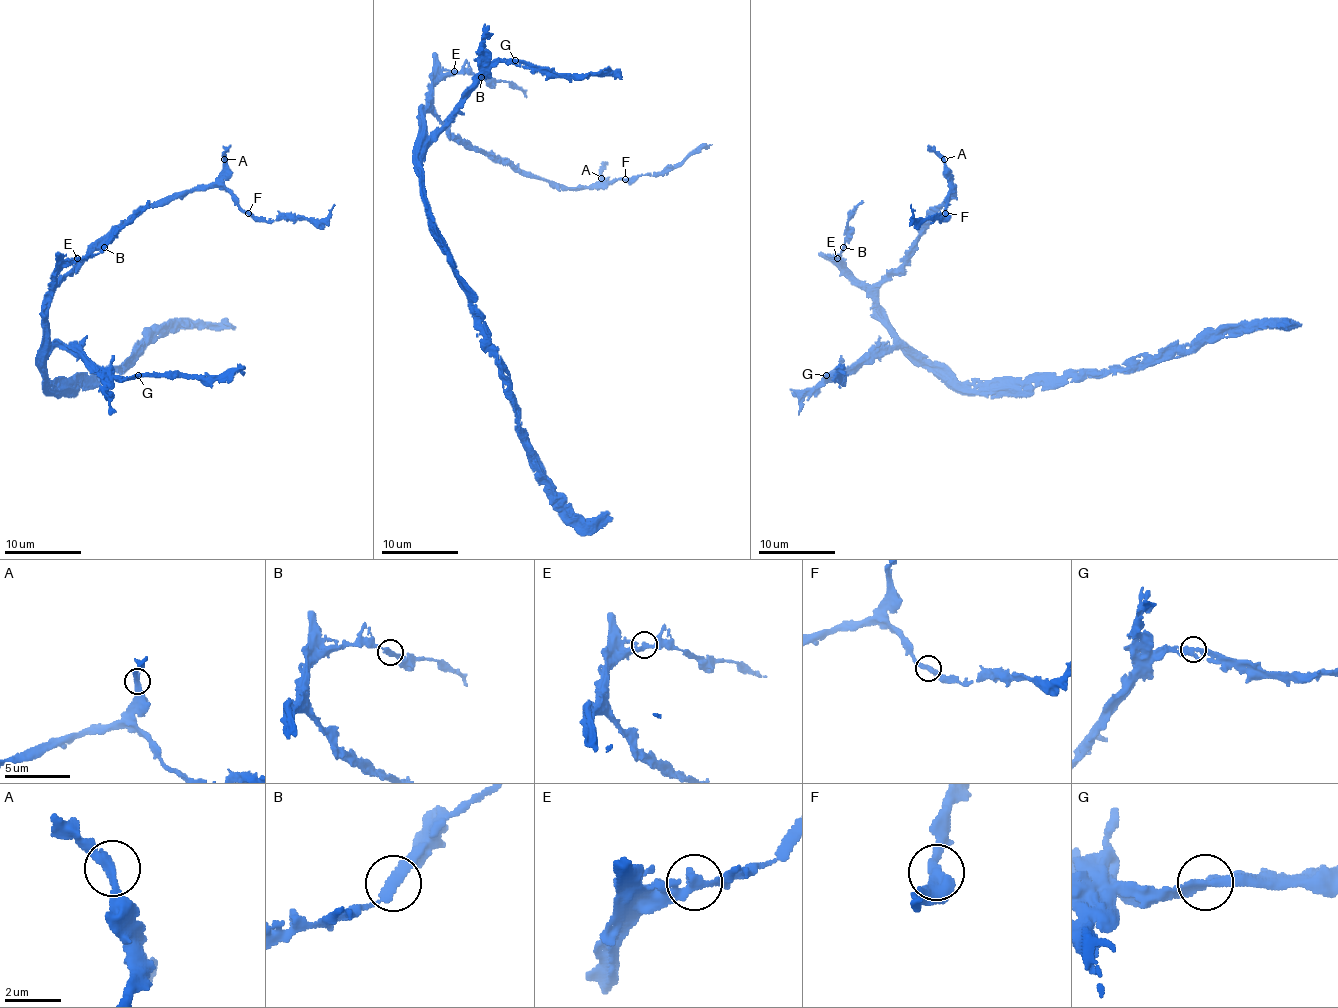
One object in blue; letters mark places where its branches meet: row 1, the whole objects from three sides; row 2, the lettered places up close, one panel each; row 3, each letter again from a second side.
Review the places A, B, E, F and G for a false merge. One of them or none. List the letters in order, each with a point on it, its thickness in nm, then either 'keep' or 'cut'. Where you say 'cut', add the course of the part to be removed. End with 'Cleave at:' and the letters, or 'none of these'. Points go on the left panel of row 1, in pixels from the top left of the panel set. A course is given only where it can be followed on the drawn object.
A: place (224, 159); calibre 340 nm; keep
B: place (104, 247); calibre 300 nm; keep
E: place (77, 258); calibre 340 nm; keep
F: place (248, 213); calibre 340 nm; keep
G: place (138, 375); calibre 360 nm; keep
Cleave at: none of these

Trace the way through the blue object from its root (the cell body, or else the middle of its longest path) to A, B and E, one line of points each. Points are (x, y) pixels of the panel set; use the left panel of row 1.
A: (44, 364), (46, 303), (52, 290), (146, 207), (205, 190), (220, 173), (224, 159)
B: (44, 364), (48, 349), (48, 284), (67, 263), (92, 257), (104, 247)
E: (44, 364), (48, 349), (48, 284), (67, 263), (77, 259)

